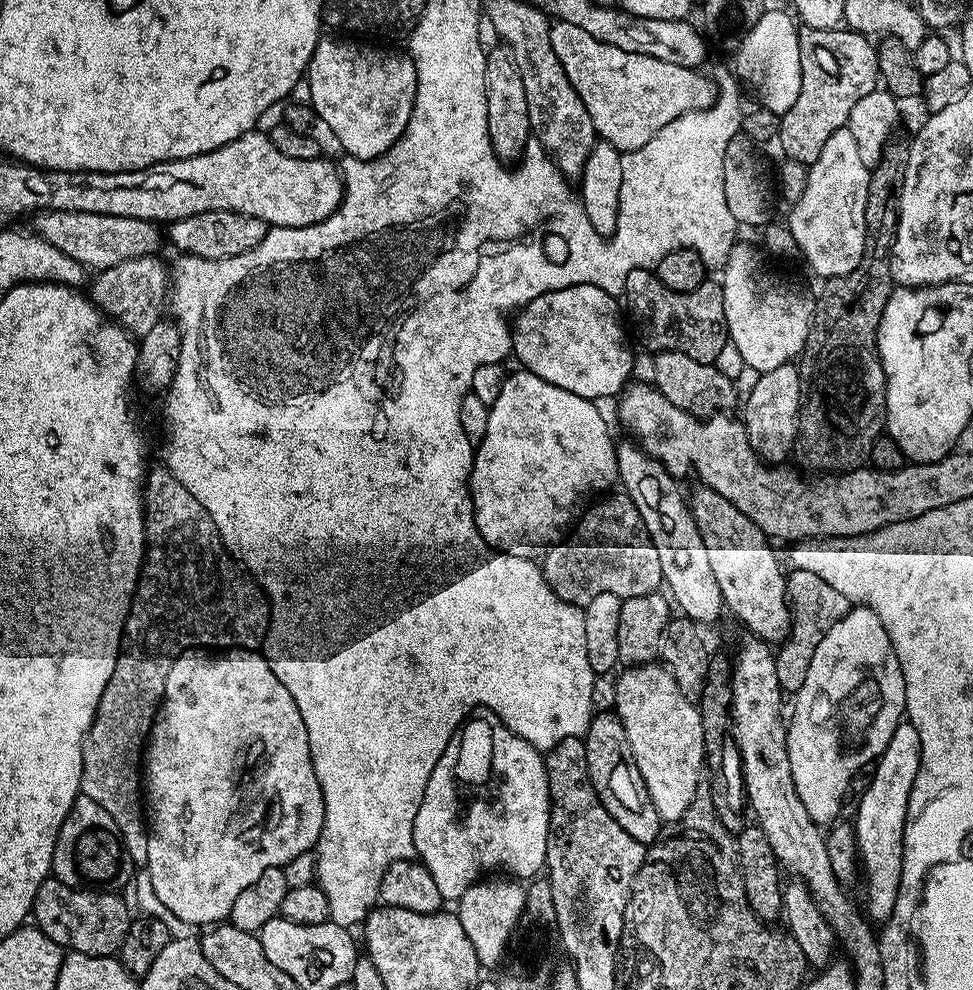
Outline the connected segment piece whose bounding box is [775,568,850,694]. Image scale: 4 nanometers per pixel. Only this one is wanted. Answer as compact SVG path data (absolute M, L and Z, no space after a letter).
M792 568L787 573L786 579L788 602L792 610L792 629L779 645L775 657L781 689L785 693L795 694L806 679L810 658L814 658L814 650L818 650L818 642L826 638L826 630L830 630L834 622L838 622L848 613L850 605L841 592L834 590L834 586L826 586L825 580L818 578L818 574L810 574L810 570Z

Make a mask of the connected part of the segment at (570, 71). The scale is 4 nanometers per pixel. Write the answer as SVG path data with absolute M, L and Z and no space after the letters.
M570 22L553 23L550 46L558 54L570 86L578 90L578 98L582 98L590 122L594 122L597 137L620 153L646 146L674 118L706 110L716 103L717 81L703 76L703 71L674 66L674 62L662 62L662 58L650 58L646 54L630 54L618 50L618 46L606 46L606 42L598 42Z

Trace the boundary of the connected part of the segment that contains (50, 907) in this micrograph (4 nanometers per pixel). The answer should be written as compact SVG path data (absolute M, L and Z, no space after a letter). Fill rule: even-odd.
M49 878L42 882L42 886L38 886L30 916L35 927L68 952L116 956L134 919L120 896L123 895L112 890L71 888L58 879Z

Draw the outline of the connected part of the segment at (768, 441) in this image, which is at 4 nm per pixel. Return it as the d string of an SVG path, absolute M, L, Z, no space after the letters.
M795 363L774 366L774 370L755 377L742 419L750 438L750 446L765 462L784 462L789 459L796 443L796 418L800 415L800 369Z

